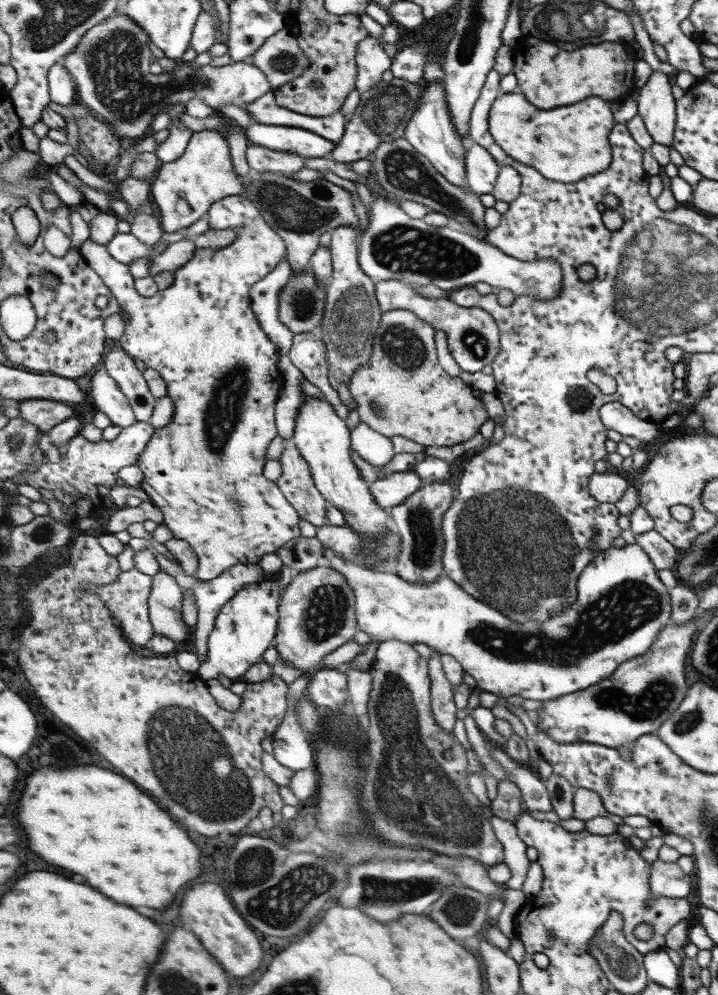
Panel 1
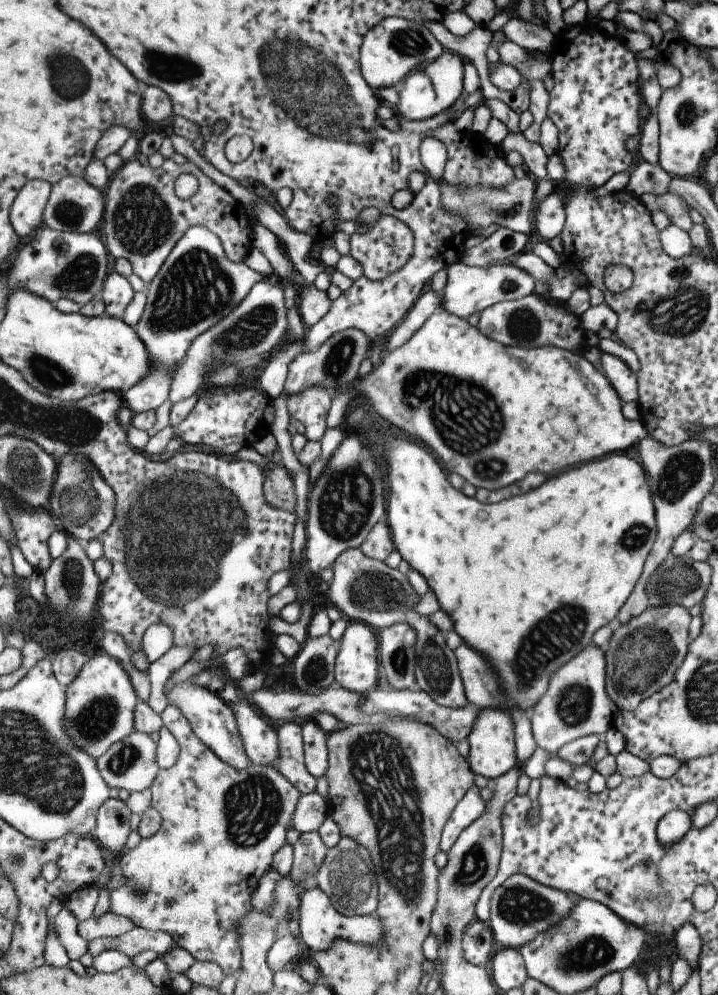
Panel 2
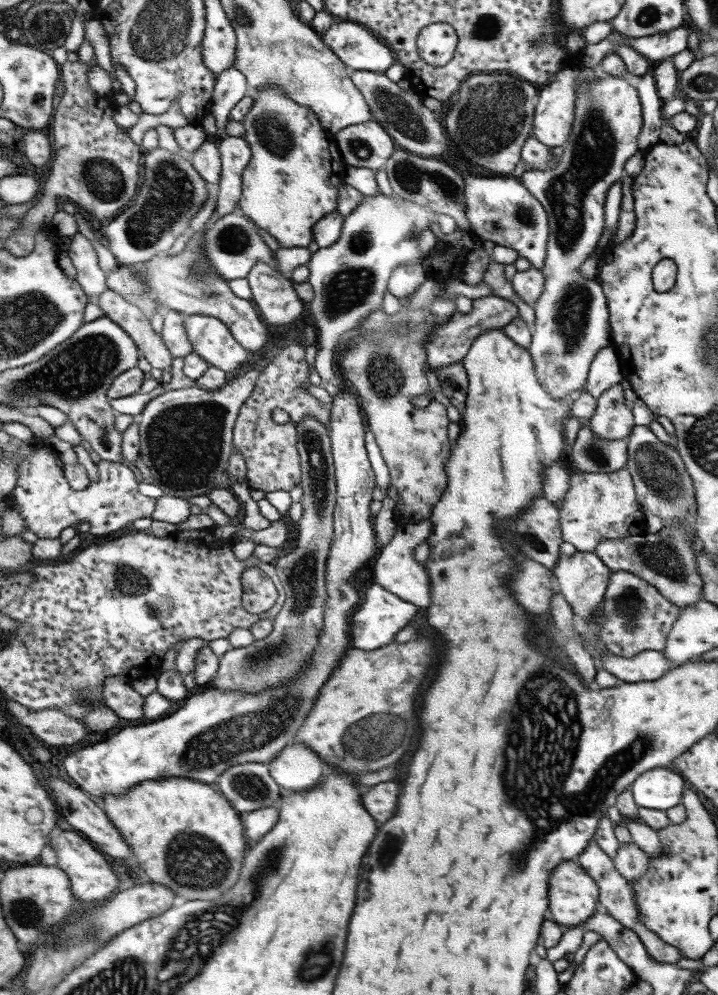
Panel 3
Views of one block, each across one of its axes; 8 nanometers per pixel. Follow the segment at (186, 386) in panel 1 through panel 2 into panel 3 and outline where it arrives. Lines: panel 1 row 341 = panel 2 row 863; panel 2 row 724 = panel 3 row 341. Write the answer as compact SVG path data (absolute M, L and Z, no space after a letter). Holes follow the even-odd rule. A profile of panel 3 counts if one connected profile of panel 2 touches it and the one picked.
M167 310L167 320L165 320L165 330L163 330L163 340L173 352L173 358L185 358L195 352L195 344L189 340L189 330L185 326L187 316L179 310Z

